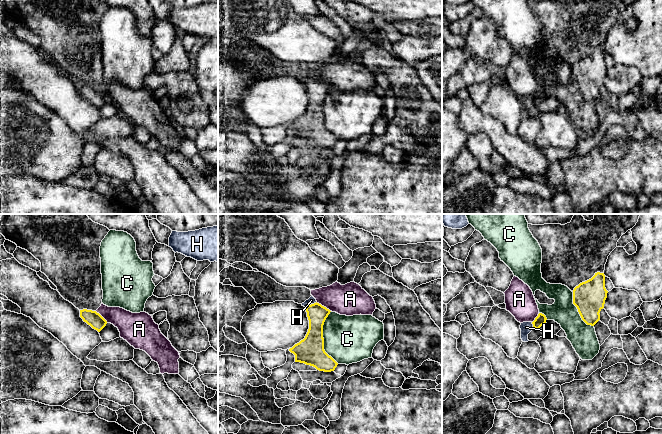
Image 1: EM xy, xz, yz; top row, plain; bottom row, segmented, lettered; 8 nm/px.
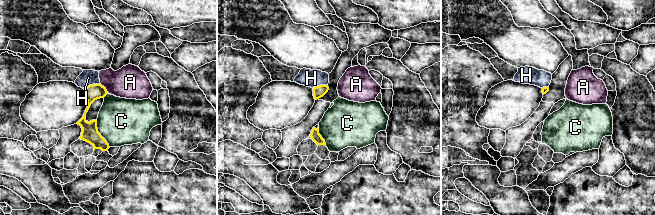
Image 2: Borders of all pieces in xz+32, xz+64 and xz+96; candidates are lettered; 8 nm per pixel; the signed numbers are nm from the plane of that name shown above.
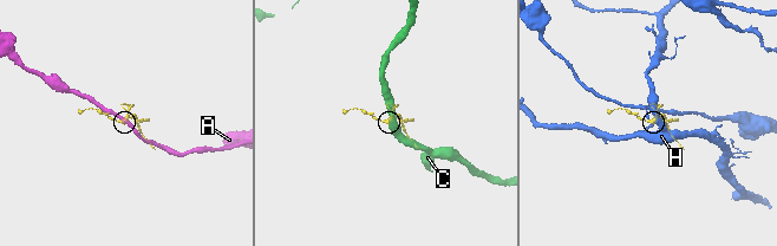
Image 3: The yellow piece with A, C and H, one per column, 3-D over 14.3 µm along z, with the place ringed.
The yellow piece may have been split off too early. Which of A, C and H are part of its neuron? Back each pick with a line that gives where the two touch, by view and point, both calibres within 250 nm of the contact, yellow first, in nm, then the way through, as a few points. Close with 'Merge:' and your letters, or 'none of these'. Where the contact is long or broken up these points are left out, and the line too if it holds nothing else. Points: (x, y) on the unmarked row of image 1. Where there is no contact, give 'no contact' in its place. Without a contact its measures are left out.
H: contact xz (311, 80); calibres 160 and 60 nm; way xz (316, 89), (311, 80), (311, 76)
Merge: H

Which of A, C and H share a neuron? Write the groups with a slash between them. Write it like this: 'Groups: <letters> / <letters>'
Groups: A / C / H

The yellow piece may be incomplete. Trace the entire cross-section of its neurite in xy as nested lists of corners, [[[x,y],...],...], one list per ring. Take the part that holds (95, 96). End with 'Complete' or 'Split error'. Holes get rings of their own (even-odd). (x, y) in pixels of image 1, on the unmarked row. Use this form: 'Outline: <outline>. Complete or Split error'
Outline: [[[87,85],[80,86],[80,93],[98,108],[100,108],[107,100],[107,97],[96,87]]]. Complete

